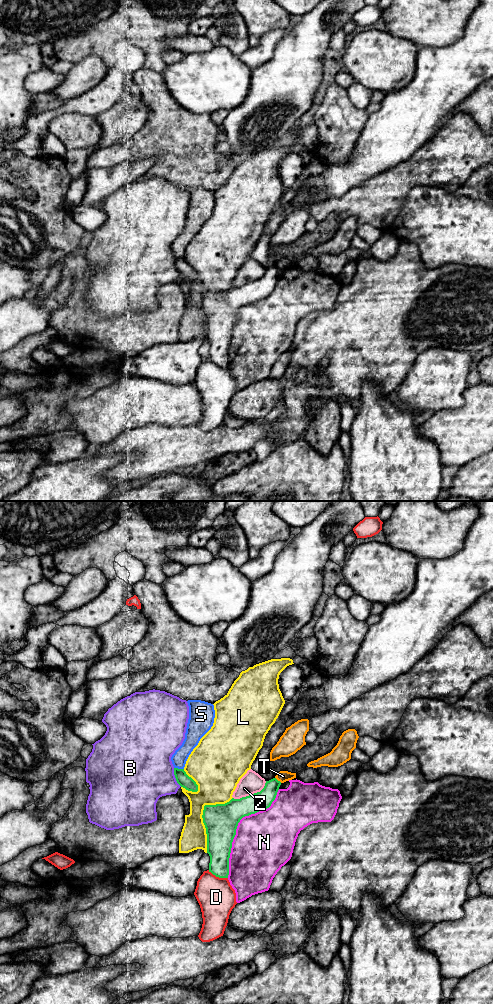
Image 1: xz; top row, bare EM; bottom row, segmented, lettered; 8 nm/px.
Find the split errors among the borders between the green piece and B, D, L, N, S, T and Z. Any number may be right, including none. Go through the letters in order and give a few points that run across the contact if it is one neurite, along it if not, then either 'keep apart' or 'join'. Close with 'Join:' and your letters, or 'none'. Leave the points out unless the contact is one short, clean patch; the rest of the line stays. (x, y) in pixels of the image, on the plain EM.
B: line xz (173, 256), (175, 268), (181, 274); keep apart
D: keep apart
L: keep apart
N: keep apart
S: line xz (174, 255), (183, 257); keep apart
T: line xz (275, 265), (281, 270); keep apart
Z: line xz (266, 269), (259, 279), (239, 286), (233, 286); keep apart
Join: none

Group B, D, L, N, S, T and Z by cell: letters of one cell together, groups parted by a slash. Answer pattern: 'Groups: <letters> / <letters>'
Groups: B / D / L / N / S / T / Z

